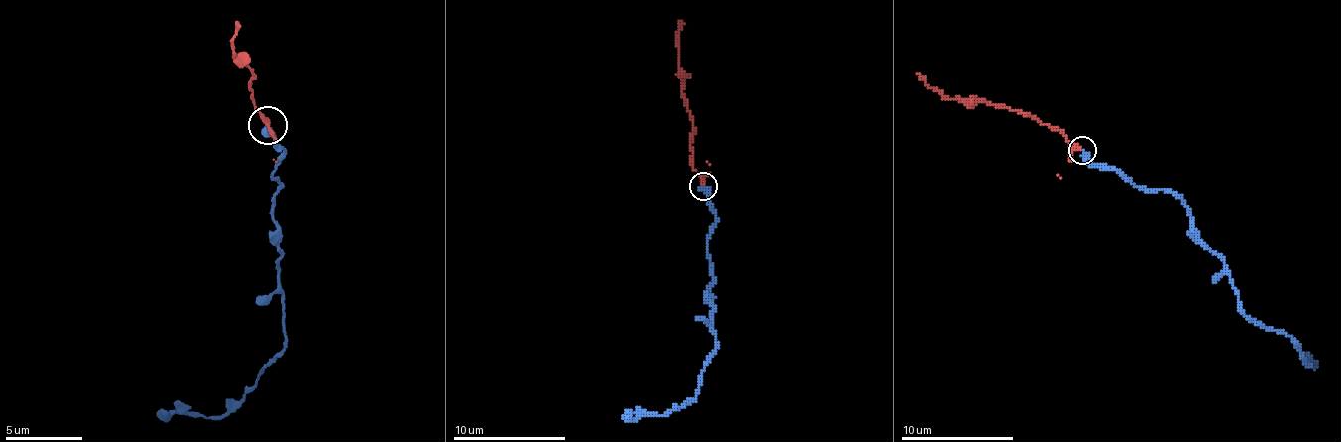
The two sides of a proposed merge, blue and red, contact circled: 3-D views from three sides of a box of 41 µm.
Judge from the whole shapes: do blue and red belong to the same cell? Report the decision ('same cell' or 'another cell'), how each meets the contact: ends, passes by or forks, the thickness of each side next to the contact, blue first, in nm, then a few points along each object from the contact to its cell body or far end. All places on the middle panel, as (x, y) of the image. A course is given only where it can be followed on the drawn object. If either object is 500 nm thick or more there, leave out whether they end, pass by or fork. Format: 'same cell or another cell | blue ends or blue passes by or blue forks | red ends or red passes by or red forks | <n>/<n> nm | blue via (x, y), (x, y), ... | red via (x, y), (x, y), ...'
same cell | 500/240 nm | blue via (704, 187), (715, 215), (707, 241), (715, 348), (701, 370), (698, 393), (670, 412), (622, 415) | red via (704, 184), (693, 167), (690, 119), (681, 91), (679, 49), (681, 21)

